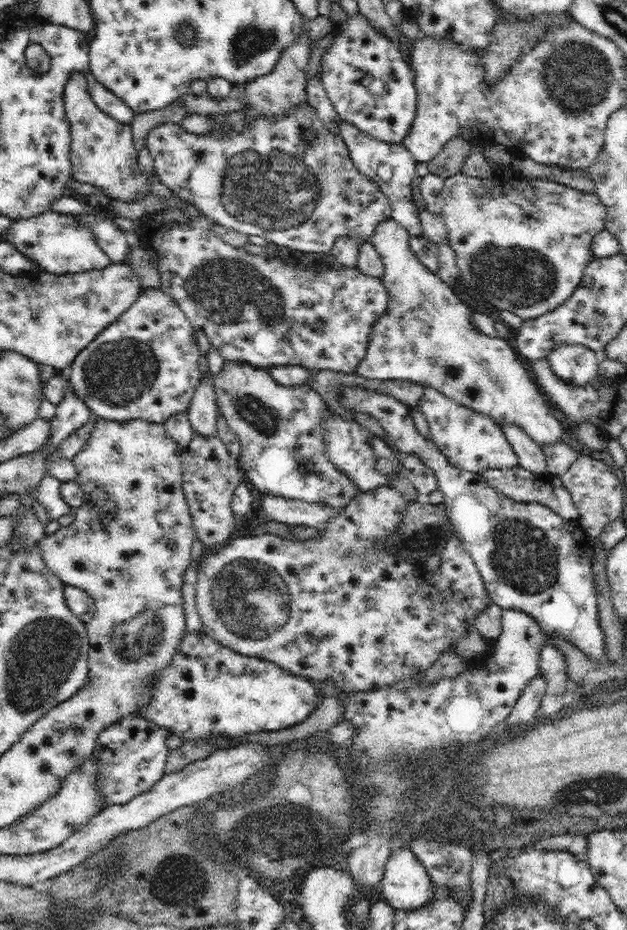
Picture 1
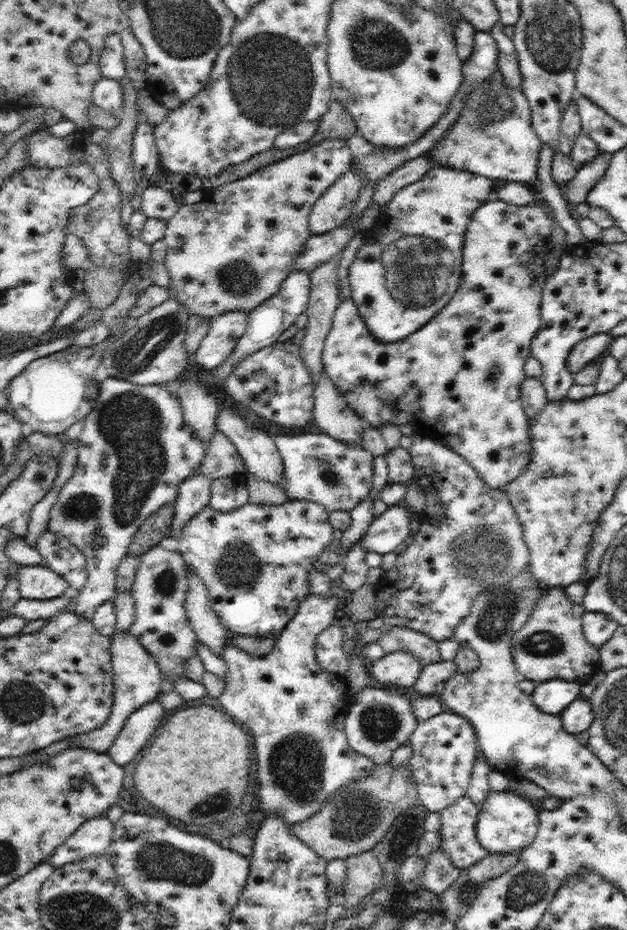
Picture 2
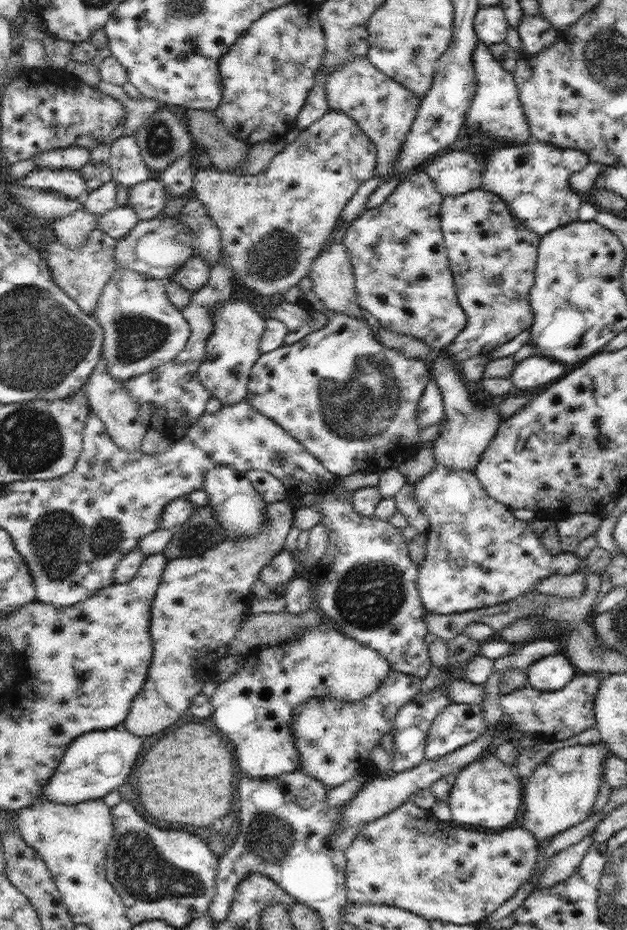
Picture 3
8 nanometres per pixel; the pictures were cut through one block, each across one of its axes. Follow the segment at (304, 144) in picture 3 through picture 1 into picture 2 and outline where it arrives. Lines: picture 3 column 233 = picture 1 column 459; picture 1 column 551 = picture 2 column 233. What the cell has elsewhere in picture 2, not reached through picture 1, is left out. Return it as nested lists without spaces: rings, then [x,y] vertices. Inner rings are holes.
[[[337,138],[336,140],[322,140],[315,146],[306,146],[300,154],[292,154],[283,160],[278,160],[272,164],[264,166],[262,169],[230,184],[224,183],[217,189],[212,190],[212,194],[198,203],[179,205],[179,210],[167,220],[164,241],[166,241],[165,268],[170,272],[172,282],[167,286],[169,294],[176,295],[176,299],[188,309],[188,314],[200,315],[203,318],[211,318],[224,314],[224,312],[232,312],[232,310],[240,310],[250,312],[254,310],[260,302],[272,298],[274,294],[278,294],[282,282],[288,279],[290,272],[294,269],[296,258],[302,252],[304,244],[308,242],[311,236],[309,227],[309,215],[311,214],[314,204],[329,190],[330,185],[336,183],[338,178],[349,170],[353,157],[347,146],[347,142]]]

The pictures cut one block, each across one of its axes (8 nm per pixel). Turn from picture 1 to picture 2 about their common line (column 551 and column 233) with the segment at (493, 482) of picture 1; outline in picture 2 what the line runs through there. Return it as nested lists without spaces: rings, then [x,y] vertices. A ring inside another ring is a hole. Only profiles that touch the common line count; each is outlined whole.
[[[234,473],[212,480],[208,505],[220,511],[232,511],[248,503],[246,477],[246,473]]]

